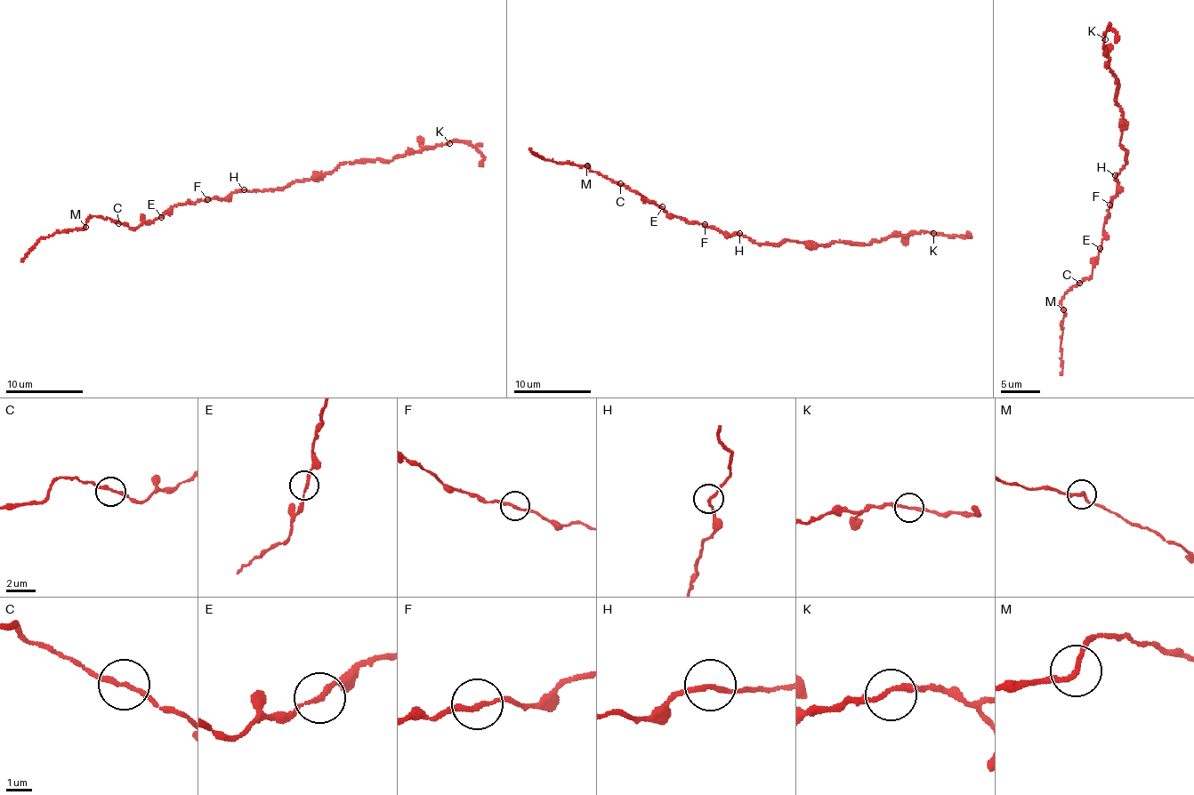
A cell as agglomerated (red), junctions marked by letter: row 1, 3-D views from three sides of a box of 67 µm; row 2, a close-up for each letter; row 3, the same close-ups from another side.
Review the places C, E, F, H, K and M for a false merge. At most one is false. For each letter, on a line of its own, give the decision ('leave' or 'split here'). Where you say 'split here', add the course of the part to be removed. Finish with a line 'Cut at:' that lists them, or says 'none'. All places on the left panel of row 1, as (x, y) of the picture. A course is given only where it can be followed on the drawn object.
C: leave
E: leave
F: leave
H: leave
K: leave
M: leave
Cut at: none

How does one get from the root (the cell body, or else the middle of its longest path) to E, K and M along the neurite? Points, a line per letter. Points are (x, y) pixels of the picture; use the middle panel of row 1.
E: (739, 235), (729, 235), (701, 223), (688, 223), (682, 218), (669, 214), (662, 206)
K: (739, 235), (756, 243), (788, 240), (825, 246), (835, 242), (872, 244), (894, 236), (933, 233)
M: (739, 235), (729, 235), (716, 228), (688, 223), (682, 218), (668, 215), (638, 191), (607, 179), (587, 165)

